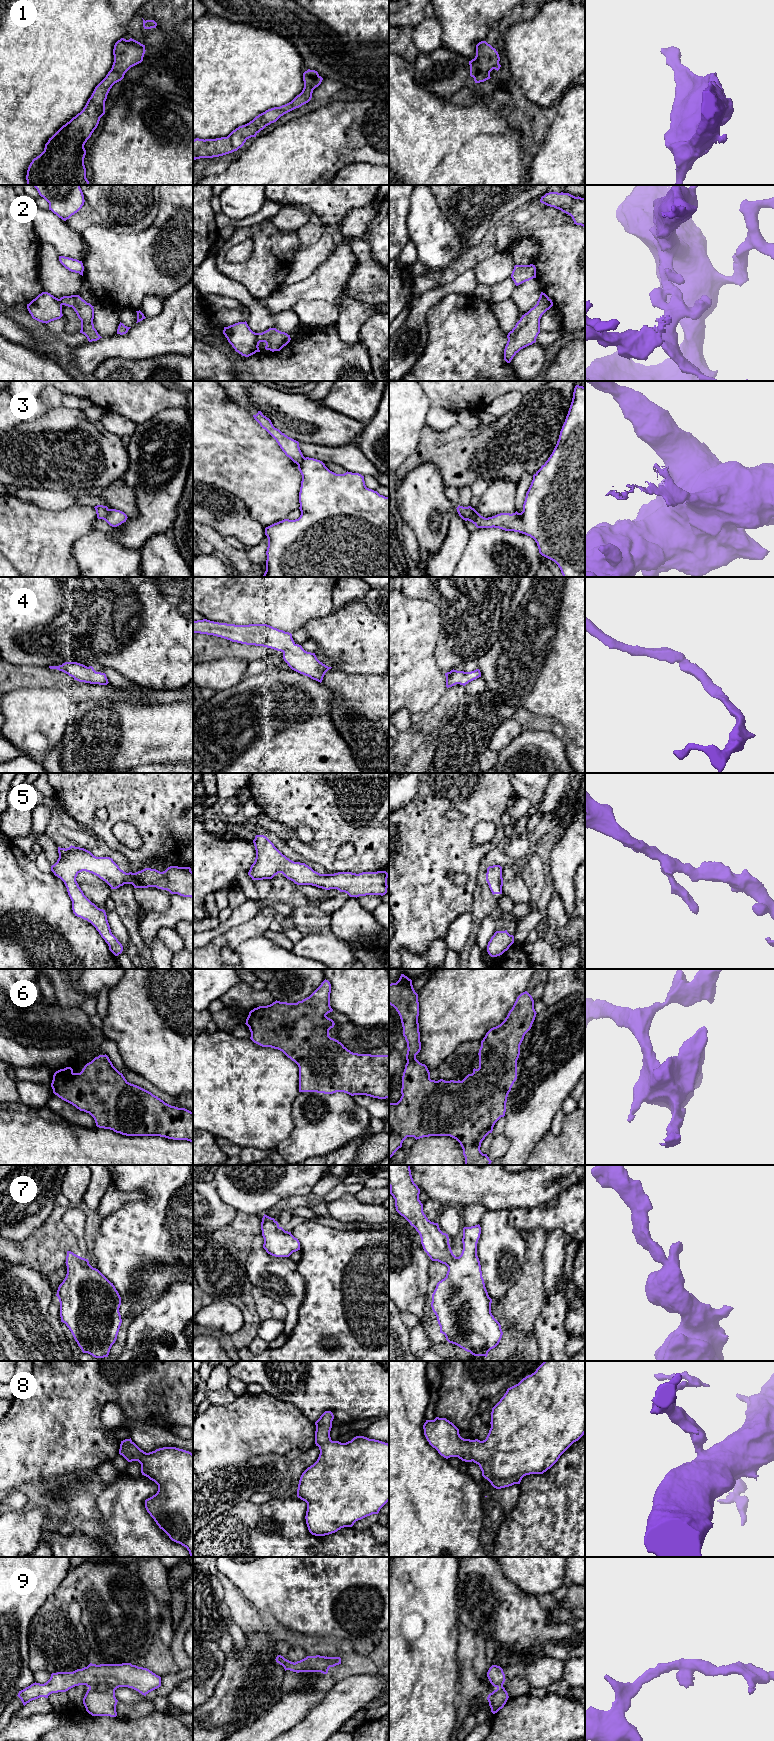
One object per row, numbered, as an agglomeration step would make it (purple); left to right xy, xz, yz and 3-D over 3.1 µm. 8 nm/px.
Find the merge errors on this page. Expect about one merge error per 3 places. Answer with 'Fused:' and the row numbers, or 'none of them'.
Fused: 3

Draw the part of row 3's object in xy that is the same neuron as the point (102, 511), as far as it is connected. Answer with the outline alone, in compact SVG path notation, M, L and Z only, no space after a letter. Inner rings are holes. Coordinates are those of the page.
M97 505L94 508L96 510L97 518L105 520L106 516L109 513L108 507L103 505Z

